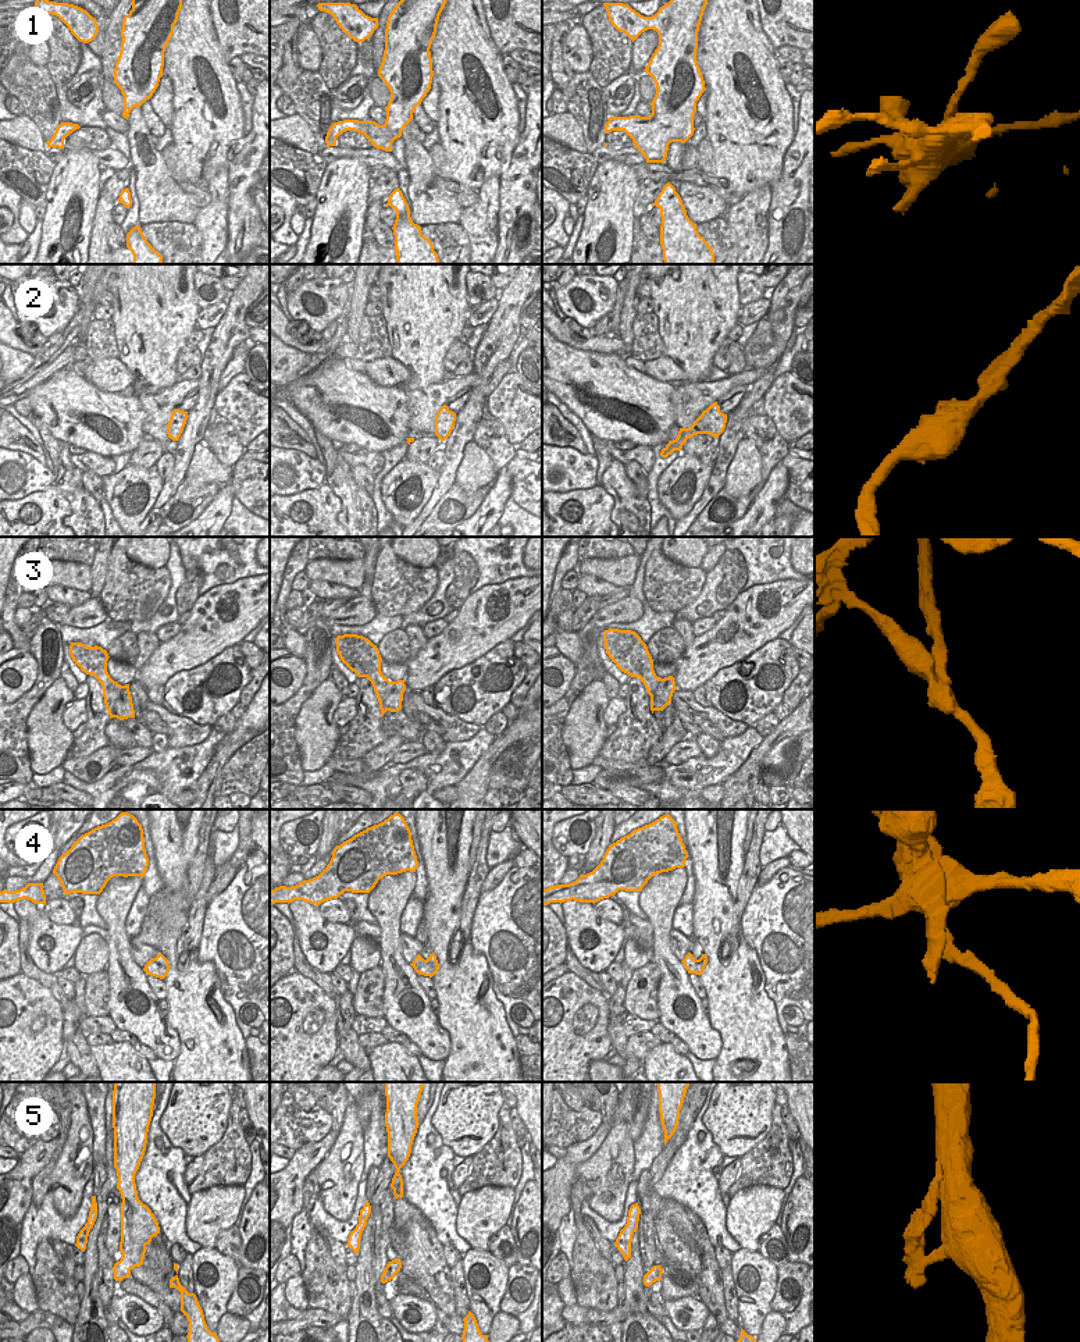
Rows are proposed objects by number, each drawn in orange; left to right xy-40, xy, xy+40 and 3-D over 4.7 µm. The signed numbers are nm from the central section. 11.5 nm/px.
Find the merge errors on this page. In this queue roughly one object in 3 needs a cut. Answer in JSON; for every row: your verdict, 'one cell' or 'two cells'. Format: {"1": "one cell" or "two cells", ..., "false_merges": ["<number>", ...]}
{"1": "one cell", "2": "one cell", "3": "two cells", "4": "two cells", "5": "two cells", "false_merges": ["3", "4", "5"]}

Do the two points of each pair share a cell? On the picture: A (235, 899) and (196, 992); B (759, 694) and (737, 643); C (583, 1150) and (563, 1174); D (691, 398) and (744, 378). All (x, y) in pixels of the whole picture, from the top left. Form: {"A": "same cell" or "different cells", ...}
{"A": "different cells", "B": "different cells", "C": "same cell", "D": "same cell"}

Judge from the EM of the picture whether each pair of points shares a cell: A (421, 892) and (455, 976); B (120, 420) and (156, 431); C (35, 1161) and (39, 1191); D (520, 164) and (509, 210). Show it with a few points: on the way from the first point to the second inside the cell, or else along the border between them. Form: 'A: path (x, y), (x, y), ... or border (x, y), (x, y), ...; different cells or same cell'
A: border (424, 867), (427, 897), (423, 903); different cells
B: border (136, 397), (146, 413), (142, 426), (145, 434); different cells
C: border (56, 1149), (47, 1164), (32, 1179), (31, 1203); different cells
D: path (521, 175), (517, 184), (517, 199); same cell

